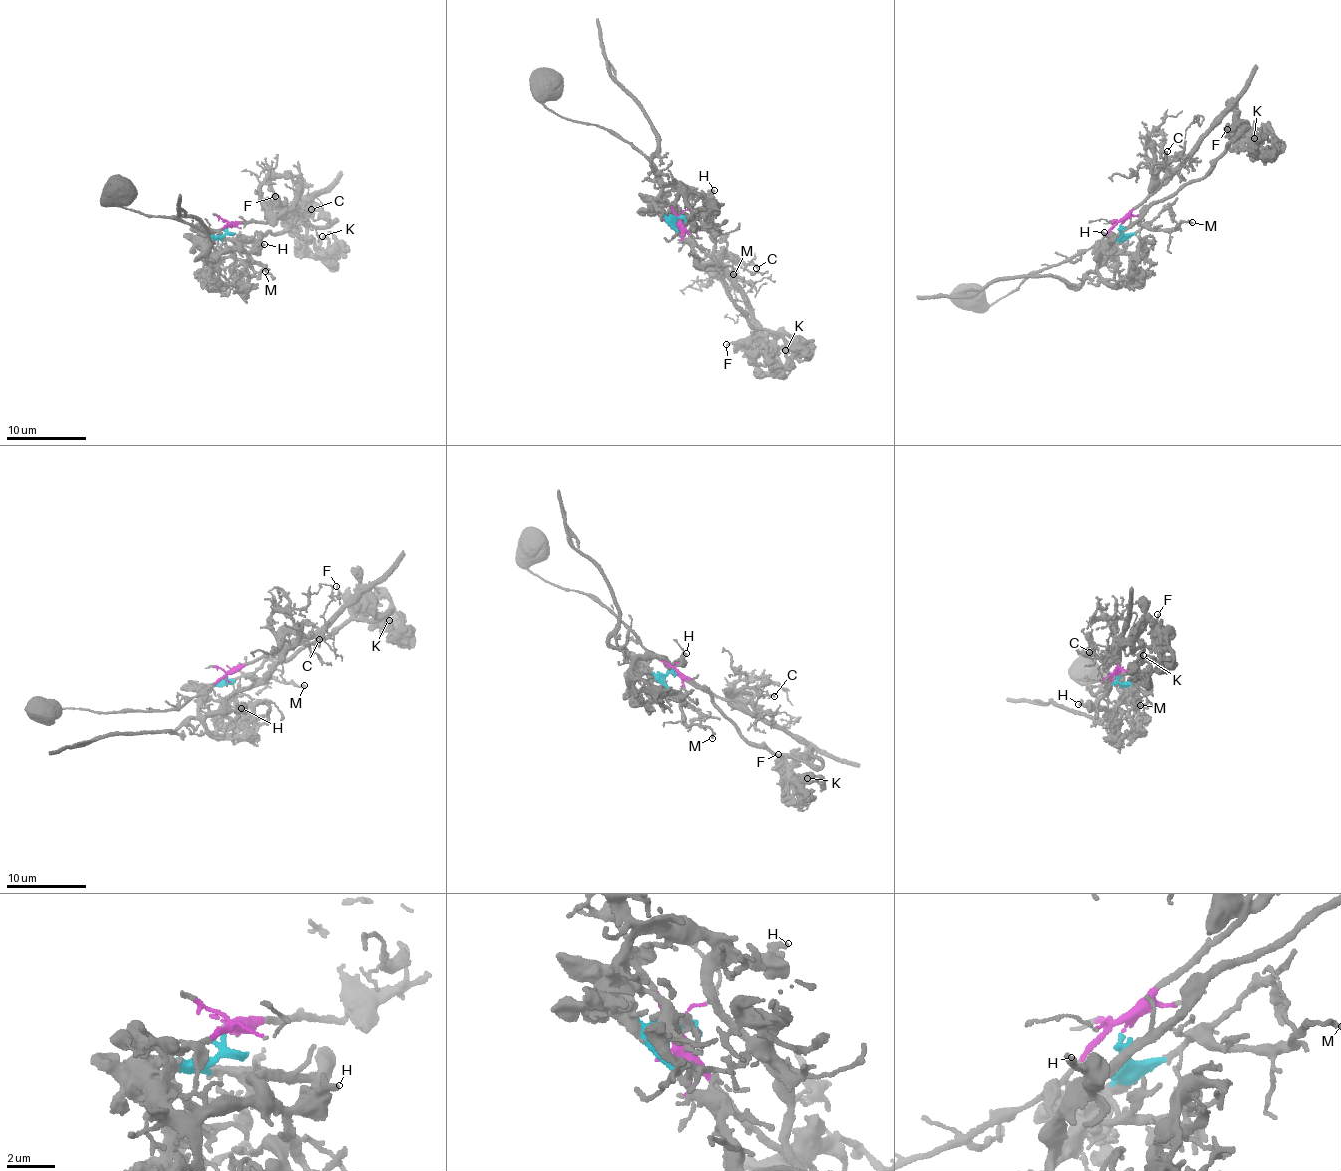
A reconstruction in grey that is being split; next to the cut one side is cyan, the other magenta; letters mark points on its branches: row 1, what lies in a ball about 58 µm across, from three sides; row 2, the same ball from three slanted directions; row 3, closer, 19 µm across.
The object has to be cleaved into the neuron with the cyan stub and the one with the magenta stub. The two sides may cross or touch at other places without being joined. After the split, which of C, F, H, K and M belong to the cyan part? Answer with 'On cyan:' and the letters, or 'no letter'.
On cyan: F, H, K, M

